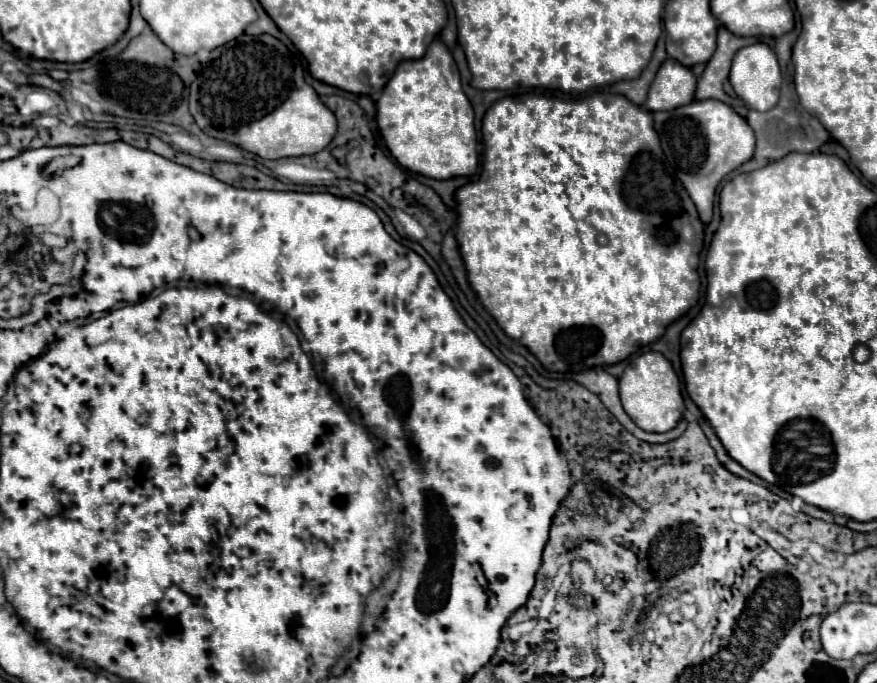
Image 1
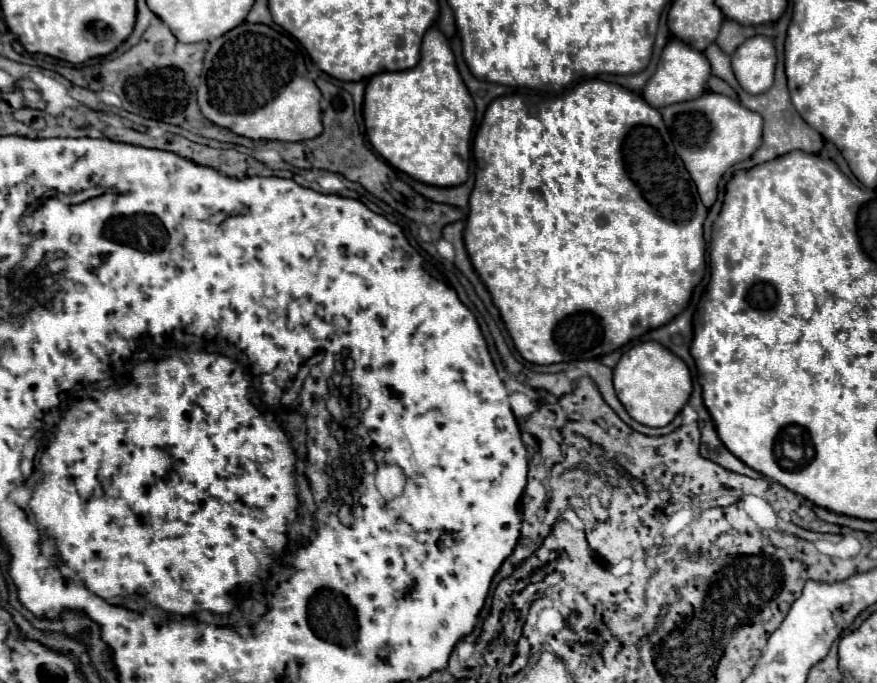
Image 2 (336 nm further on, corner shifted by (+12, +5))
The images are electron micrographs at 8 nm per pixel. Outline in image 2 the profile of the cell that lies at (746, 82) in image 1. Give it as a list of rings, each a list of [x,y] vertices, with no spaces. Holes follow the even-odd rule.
[[[752,36],[732,54],[732,68],[748,94],[762,94],[774,82],[776,48],[766,36]]]

